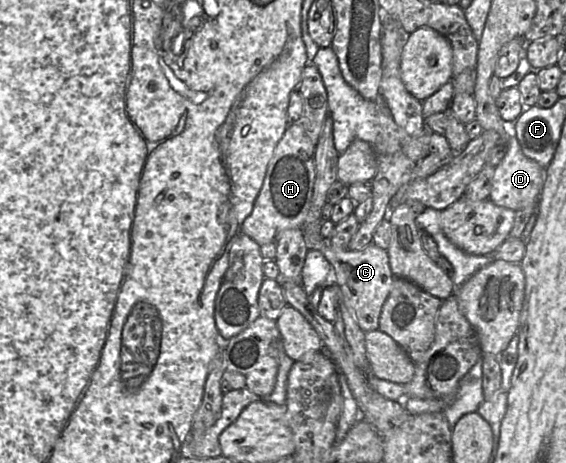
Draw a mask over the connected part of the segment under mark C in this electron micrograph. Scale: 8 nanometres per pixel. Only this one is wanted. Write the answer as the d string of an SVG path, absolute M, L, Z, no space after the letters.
M323 219L303 225L303 236L308 250L320 251L332 266L332 281L338 286L344 297L347 308L352 312L359 327L364 333L379 329L382 307L388 298L394 275L392 274L387 250L374 244L359 251L333 248L329 240L321 235Z

